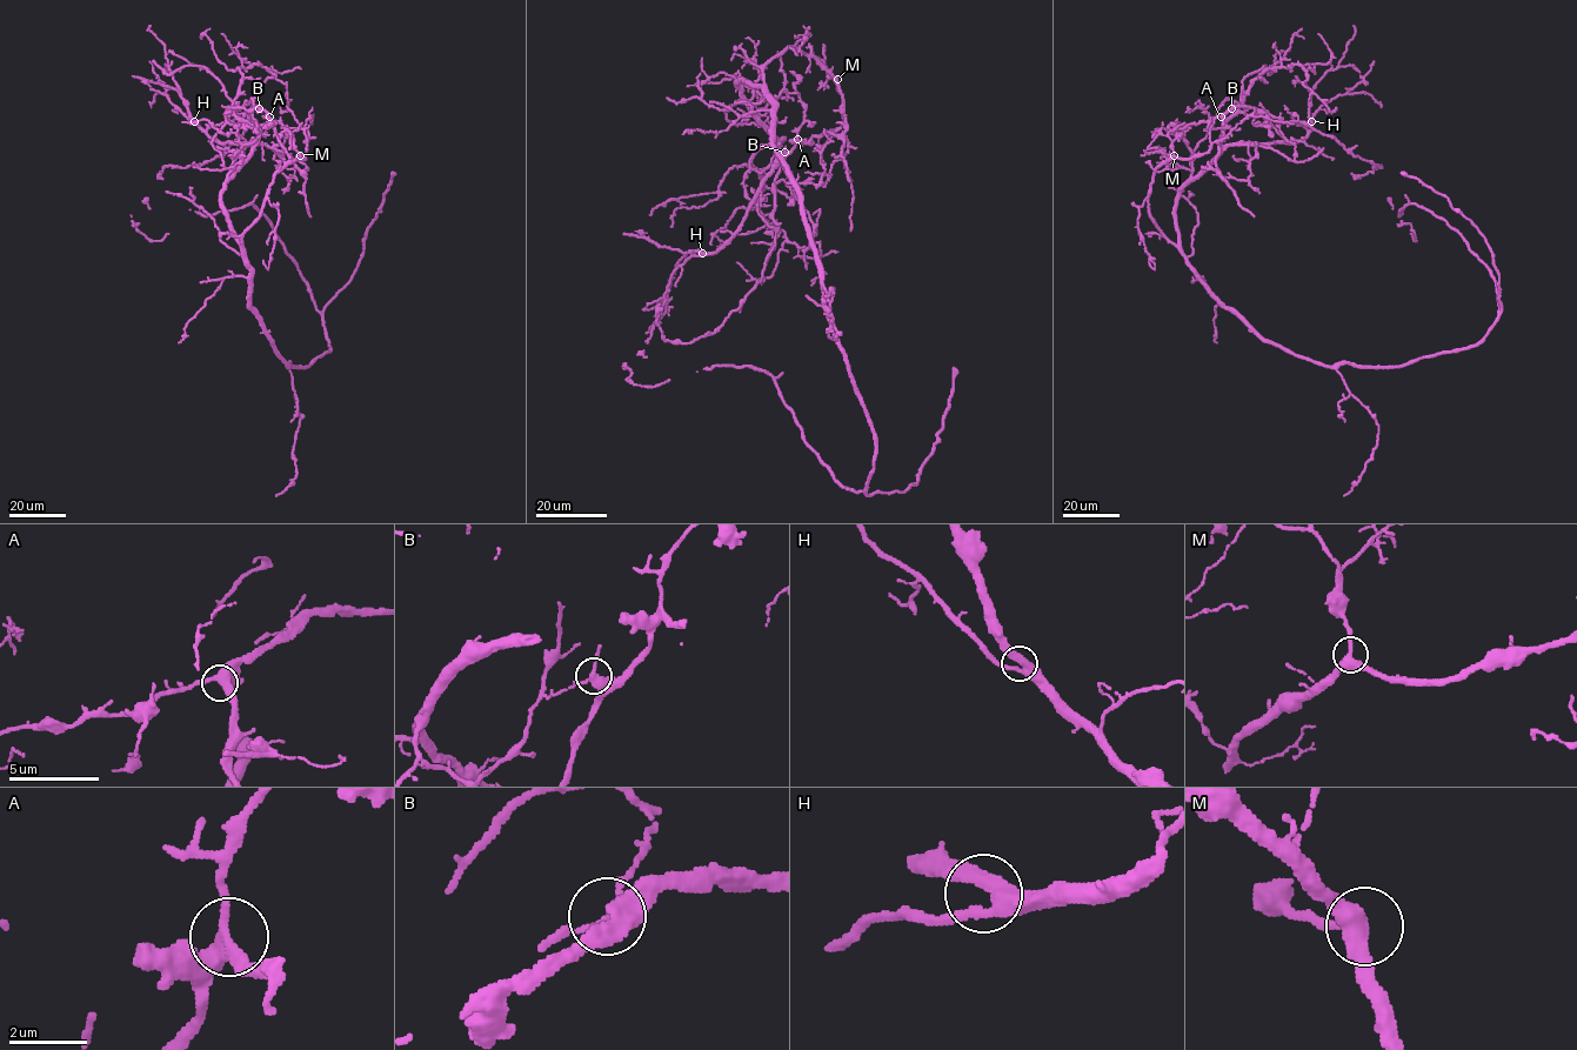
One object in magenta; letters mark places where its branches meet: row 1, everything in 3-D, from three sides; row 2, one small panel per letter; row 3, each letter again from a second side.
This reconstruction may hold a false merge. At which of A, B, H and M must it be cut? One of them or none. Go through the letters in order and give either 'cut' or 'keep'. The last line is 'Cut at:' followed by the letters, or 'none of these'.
A: keep
B: cut
H: keep
M: keep
Cut at: B

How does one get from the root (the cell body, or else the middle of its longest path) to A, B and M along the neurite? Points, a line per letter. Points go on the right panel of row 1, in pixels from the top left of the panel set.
A: (1257, 335), (1189, 263), (1176, 221), (1177, 193), (1220, 151), (1225, 122), (1247, 108), (1235, 101), (1221, 116)
B: (1257, 335), (1189, 263), (1176, 221), (1177, 193), (1220, 151), (1225, 122), (1247, 109), (1235, 101), (1231, 108)
M: (1257, 335), (1210, 292), (1149, 215), (1153, 175), (1174, 155)

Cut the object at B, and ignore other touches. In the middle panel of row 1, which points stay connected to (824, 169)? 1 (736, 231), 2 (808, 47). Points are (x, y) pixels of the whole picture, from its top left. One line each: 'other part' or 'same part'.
1: same part
2: same part

